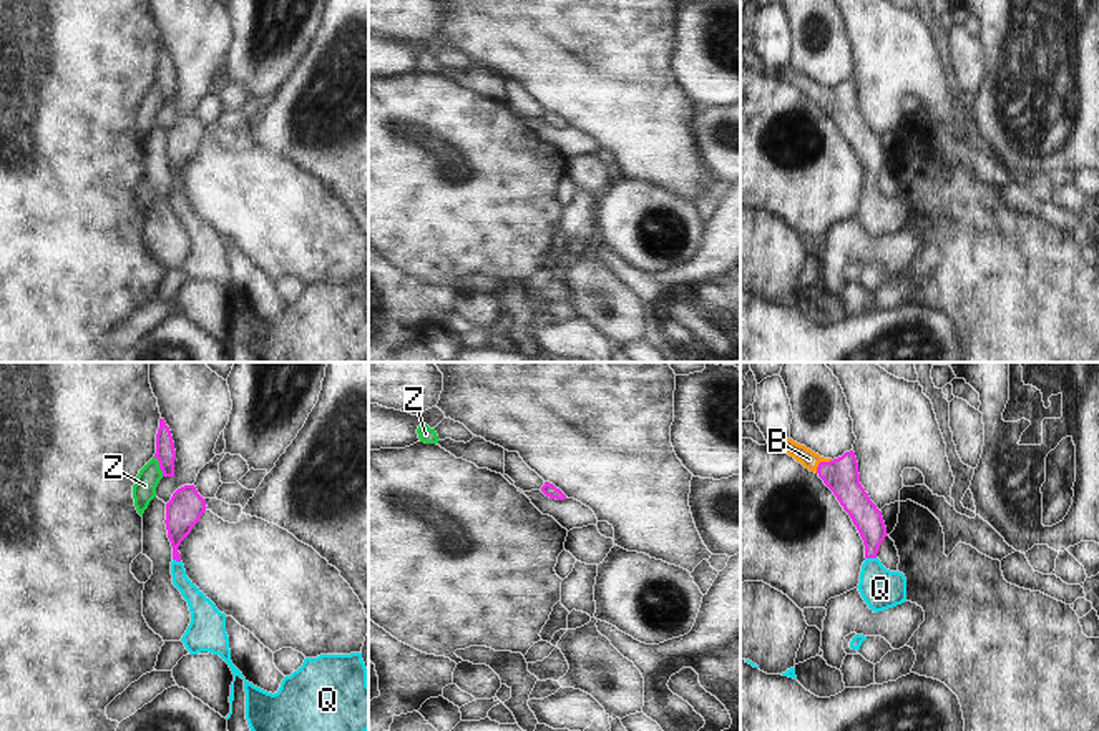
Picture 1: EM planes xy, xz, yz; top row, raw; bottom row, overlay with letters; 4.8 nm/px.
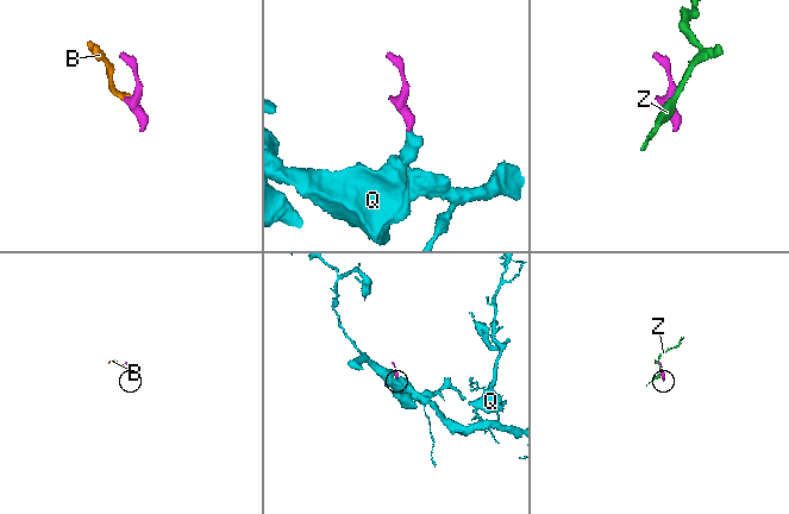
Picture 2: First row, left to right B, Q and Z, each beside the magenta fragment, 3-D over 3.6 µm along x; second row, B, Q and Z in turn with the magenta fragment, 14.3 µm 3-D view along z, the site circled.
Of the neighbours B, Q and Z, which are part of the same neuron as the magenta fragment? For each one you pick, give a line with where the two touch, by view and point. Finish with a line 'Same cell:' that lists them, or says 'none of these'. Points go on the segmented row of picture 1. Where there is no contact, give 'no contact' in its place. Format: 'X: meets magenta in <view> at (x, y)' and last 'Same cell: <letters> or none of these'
B: meets magenta in yz at (820, 462)
Q: meets magenta in yz at (872, 557)
Same cell: B, Q

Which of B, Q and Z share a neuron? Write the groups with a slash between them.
B Q / Z

